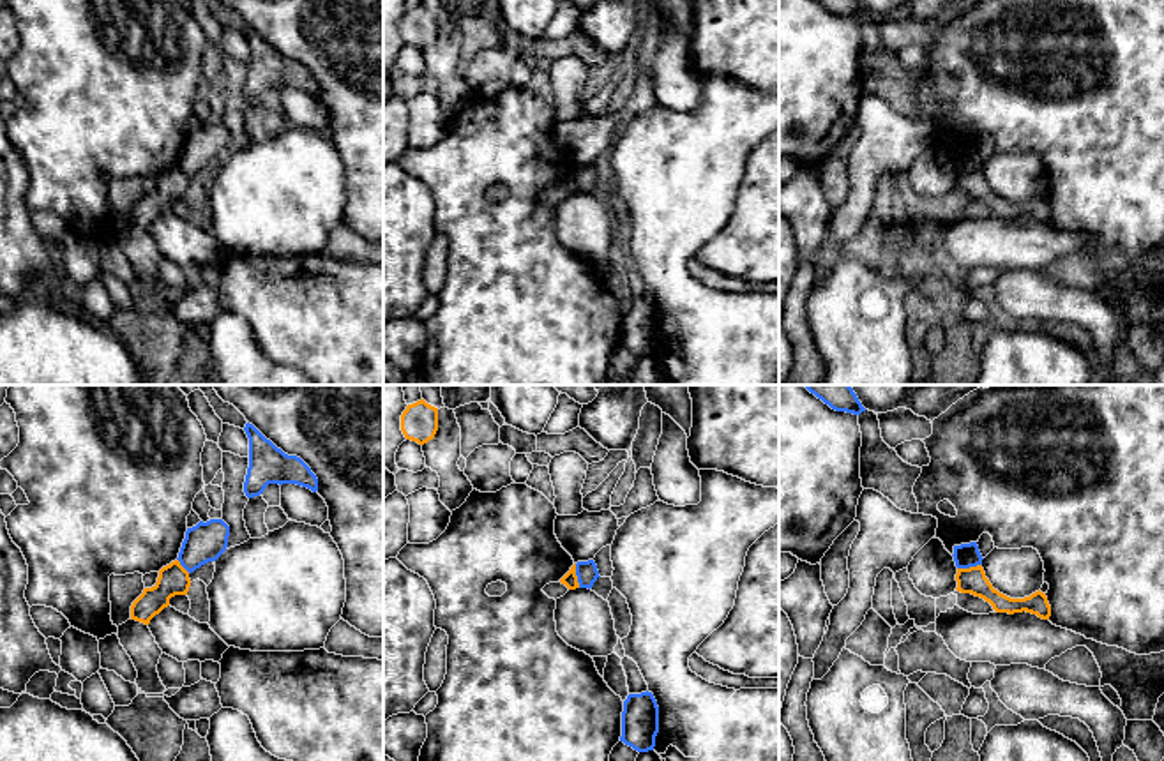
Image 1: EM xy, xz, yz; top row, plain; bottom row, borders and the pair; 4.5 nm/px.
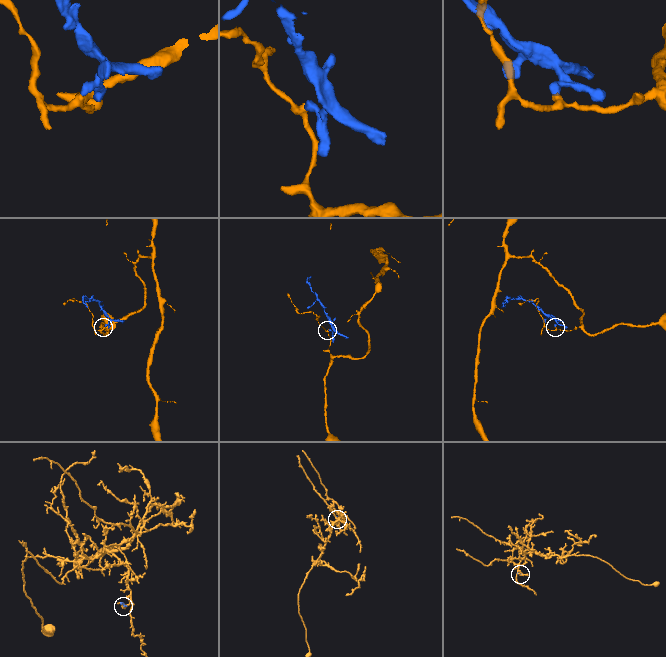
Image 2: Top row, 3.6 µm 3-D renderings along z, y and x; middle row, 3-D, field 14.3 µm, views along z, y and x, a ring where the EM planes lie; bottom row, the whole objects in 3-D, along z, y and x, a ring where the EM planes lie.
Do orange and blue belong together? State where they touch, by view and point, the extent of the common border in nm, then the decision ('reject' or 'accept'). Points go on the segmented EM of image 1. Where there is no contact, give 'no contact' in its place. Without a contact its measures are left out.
xz (576, 576) | 110 nm | reject

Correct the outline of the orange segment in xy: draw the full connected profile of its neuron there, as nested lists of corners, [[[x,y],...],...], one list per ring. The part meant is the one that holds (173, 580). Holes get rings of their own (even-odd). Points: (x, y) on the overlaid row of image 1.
[[[178,560],[159,570],[157,583],[152,588],[145,588],[143,593],[131,606],[131,620],[145,625],[170,606],[170,599],[175,595],[187,595],[191,586],[189,572]]]

